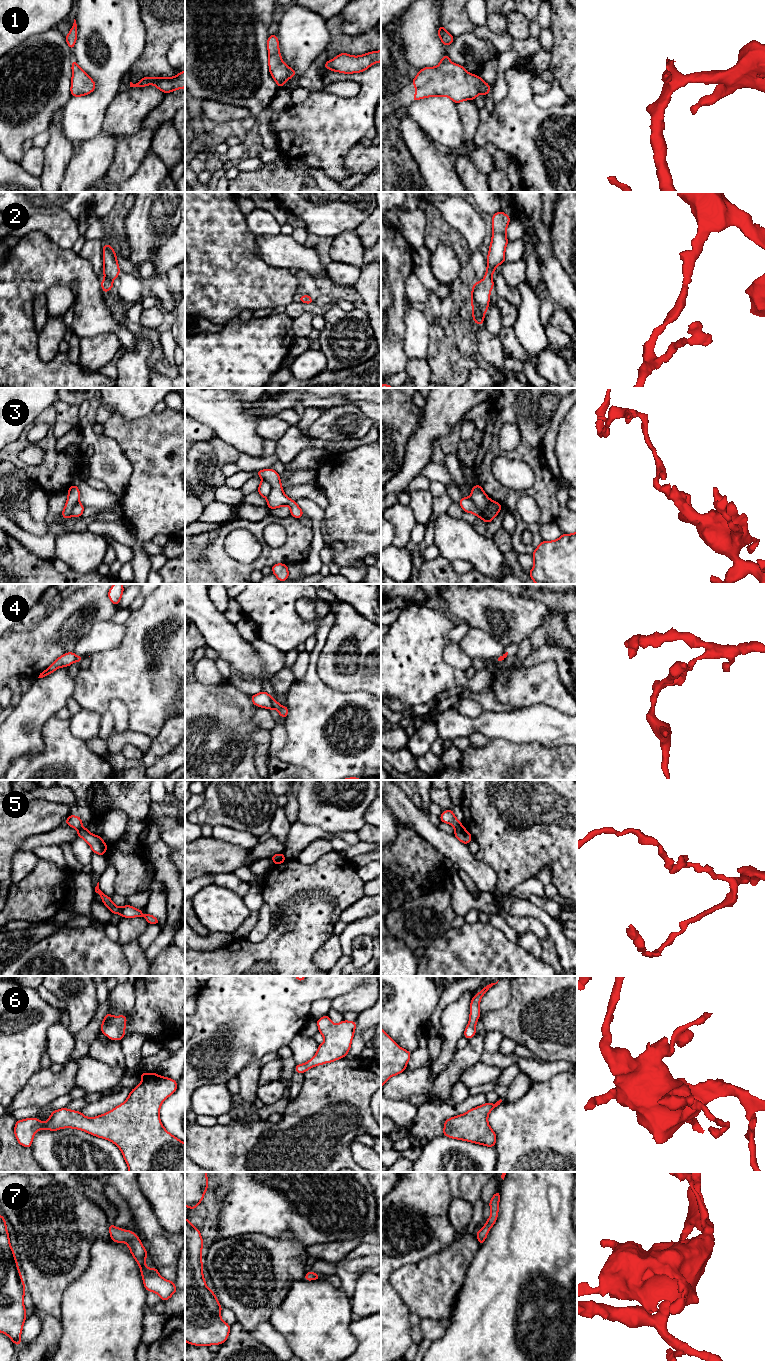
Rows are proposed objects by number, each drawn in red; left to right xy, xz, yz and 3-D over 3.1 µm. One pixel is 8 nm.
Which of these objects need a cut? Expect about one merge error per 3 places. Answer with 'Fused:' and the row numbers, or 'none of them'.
Fused: 3, 4, 5

